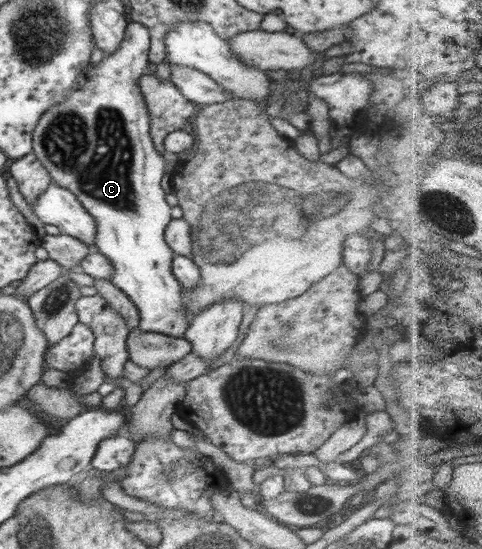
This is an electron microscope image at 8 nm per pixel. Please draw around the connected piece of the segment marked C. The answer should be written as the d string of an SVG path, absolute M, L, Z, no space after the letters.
M132 20L125 29L119 48L106 55L98 64L88 63L84 73L76 80L74 91L40 117L32 139L32 154L48 171L53 183L74 193L84 209L96 220L98 231L93 250L111 261L111 282L139 309L137 329L182 338L194 315L185 308L183 287L171 270L175 253L165 241L166 227L172 221L171 207L165 200L166 194L160 184L168 169L167 156L156 151L151 141L150 117L139 89L139 79L151 67L150 44L149 29Z

